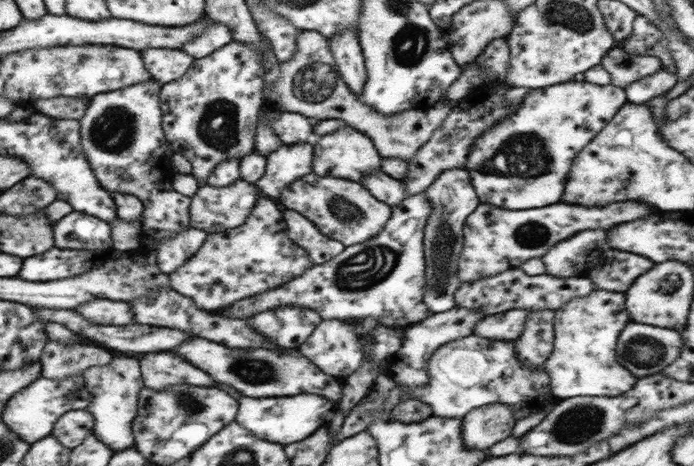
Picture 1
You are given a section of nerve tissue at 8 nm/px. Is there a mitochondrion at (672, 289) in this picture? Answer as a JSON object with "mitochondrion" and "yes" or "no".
{"mitochondrion":"no"}

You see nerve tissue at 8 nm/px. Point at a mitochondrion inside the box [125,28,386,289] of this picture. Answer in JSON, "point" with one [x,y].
{"point":[218,125]}

